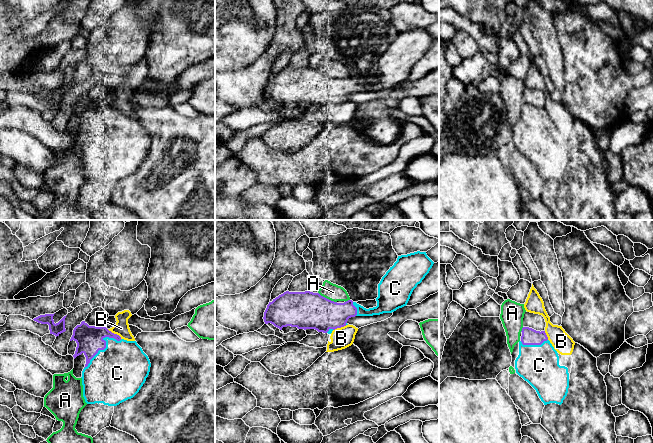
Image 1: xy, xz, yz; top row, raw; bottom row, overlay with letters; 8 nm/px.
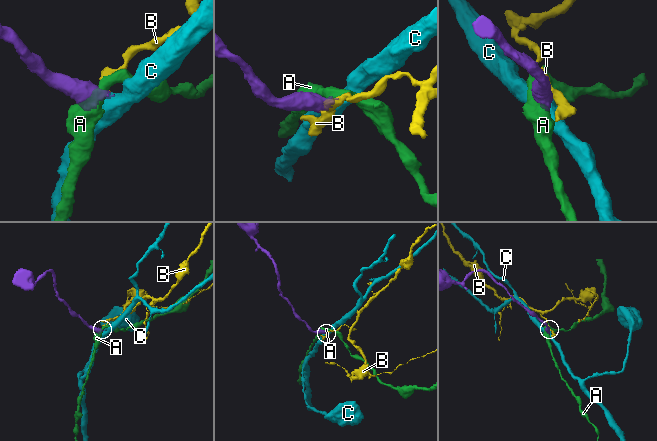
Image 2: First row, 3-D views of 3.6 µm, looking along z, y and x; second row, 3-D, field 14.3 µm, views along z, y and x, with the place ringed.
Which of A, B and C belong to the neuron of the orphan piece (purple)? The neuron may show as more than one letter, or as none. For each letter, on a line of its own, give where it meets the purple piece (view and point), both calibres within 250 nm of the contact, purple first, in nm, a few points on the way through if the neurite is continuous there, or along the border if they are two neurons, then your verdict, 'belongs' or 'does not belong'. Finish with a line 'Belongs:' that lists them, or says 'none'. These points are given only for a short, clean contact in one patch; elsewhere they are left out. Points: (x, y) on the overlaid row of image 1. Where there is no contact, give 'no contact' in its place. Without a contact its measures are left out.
A: xz (326, 298) | 300/140 nm | does not belong
B: xy (113, 333) | 220/120 nm | does not belong
C: xy (105, 346) | 220/440 nm | belongs
Belongs: C

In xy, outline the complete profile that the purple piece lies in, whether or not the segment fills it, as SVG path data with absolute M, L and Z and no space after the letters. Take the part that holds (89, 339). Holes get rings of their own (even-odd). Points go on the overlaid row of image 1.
M85 321L74 328L72 340L77 343L74 359L82 353L86 357L81 378L87 404L117 406L139 392L149 375L151 363L136 341L124 340L104 326L89 326Z

